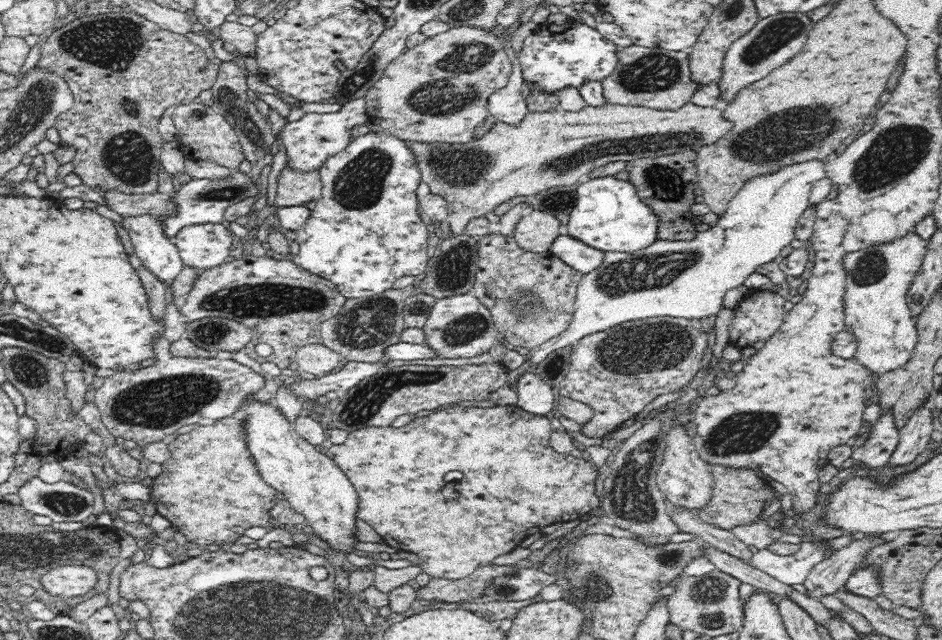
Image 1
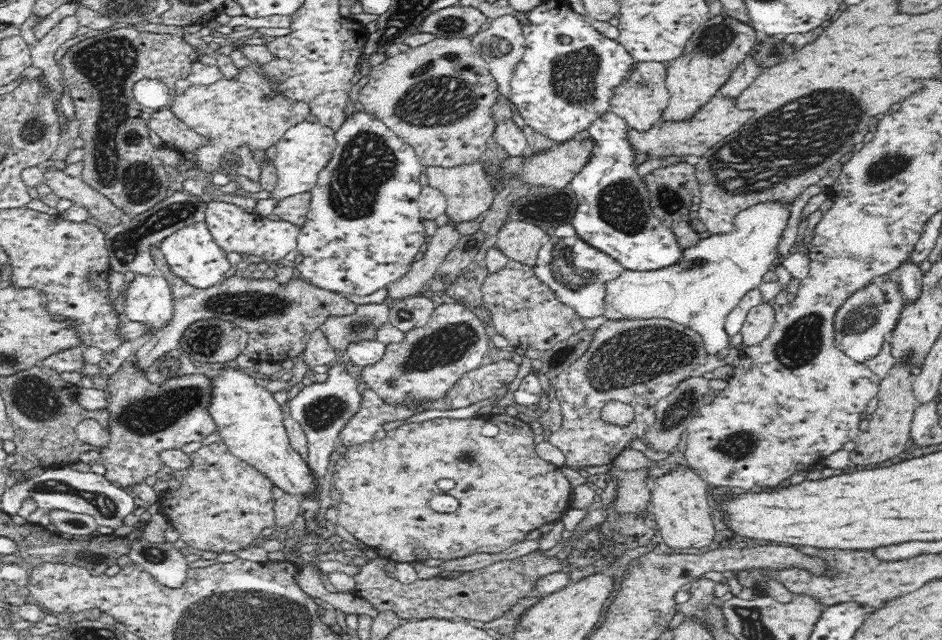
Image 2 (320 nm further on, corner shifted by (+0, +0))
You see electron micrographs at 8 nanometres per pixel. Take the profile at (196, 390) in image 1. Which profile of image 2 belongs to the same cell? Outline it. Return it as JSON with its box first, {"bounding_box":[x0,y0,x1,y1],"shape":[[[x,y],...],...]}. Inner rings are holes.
{"bounding_box":[76,360,217,490],"shape":[[[132,360],[126,361],[118,372],[109,376],[104,390],[109,395],[108,410],[110,410],[110,434],[104,430],[96,419],[84,419],[76,426],[78,439],[86,444],[101,448],[100,462],[106,469],[104,477],[120,488],[132,490],[137,484],[142,484],[147,477],[164,473],[166,468],[160,459],[160,454],[168,450],[181,450],[192,442],[201,442],[208,436],[217,432],[214,419],[208,413],[210,404],[210,377],[198,372],[166,380],[161,385],[148,382],[145,373],[134,367]]]}

